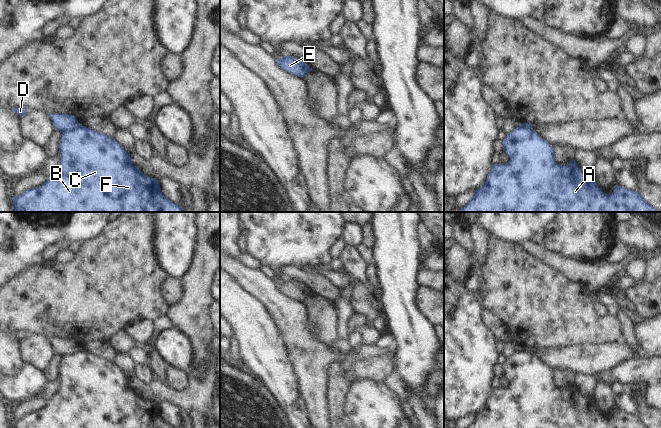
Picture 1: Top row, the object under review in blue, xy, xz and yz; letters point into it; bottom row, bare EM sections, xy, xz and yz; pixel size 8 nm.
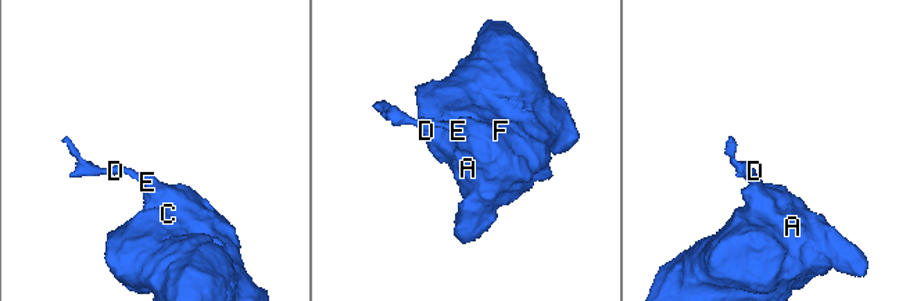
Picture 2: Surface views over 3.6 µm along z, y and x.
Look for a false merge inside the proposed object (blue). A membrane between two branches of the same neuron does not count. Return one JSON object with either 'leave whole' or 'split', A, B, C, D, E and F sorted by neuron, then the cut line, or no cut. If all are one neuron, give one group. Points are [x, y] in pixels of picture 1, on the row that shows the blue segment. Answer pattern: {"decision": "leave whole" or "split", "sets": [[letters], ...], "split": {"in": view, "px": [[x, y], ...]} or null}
{"decision": "split", "sets": [["A", "B", "C", "F"], ["D", "E"]], "split": {"in": "xy", "px": [[81, 125], [62, 133]]}}

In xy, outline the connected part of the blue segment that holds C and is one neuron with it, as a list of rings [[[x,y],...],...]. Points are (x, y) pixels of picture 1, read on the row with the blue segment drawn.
[[[80,126],[76,130],[63,132],[61,142],[59,144],[61,153],[61,161],[54,173],[47,178],[47,181],[40,187],[26,190],[20,196],[14,196],[13,209],[14,212],[186,212],[181,206],[174,204],[168,200],[161,192],[158,180],[147,177],[139,168],[132,164],[130,154],[128,154],[122,146],[113,138],[97,131]]]

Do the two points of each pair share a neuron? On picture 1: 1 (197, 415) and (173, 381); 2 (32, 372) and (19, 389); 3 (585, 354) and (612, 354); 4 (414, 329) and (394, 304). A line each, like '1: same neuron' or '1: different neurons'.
1: different neurons
2: same neuron
3: same neuron
4: same neuron

